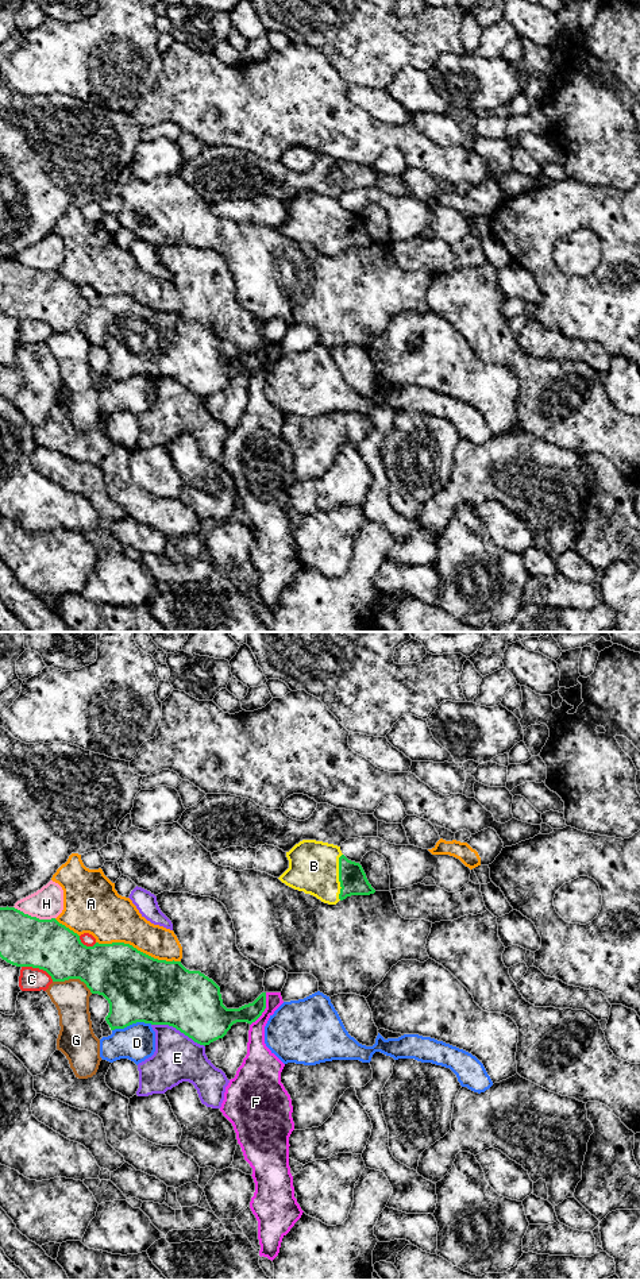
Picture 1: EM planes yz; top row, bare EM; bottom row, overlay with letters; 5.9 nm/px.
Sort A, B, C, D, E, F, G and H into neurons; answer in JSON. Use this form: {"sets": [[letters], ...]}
{"sets": [["A"], ["B"], ["C"], ["D"], ["E", "G"], ["F"], ["H"]]}

